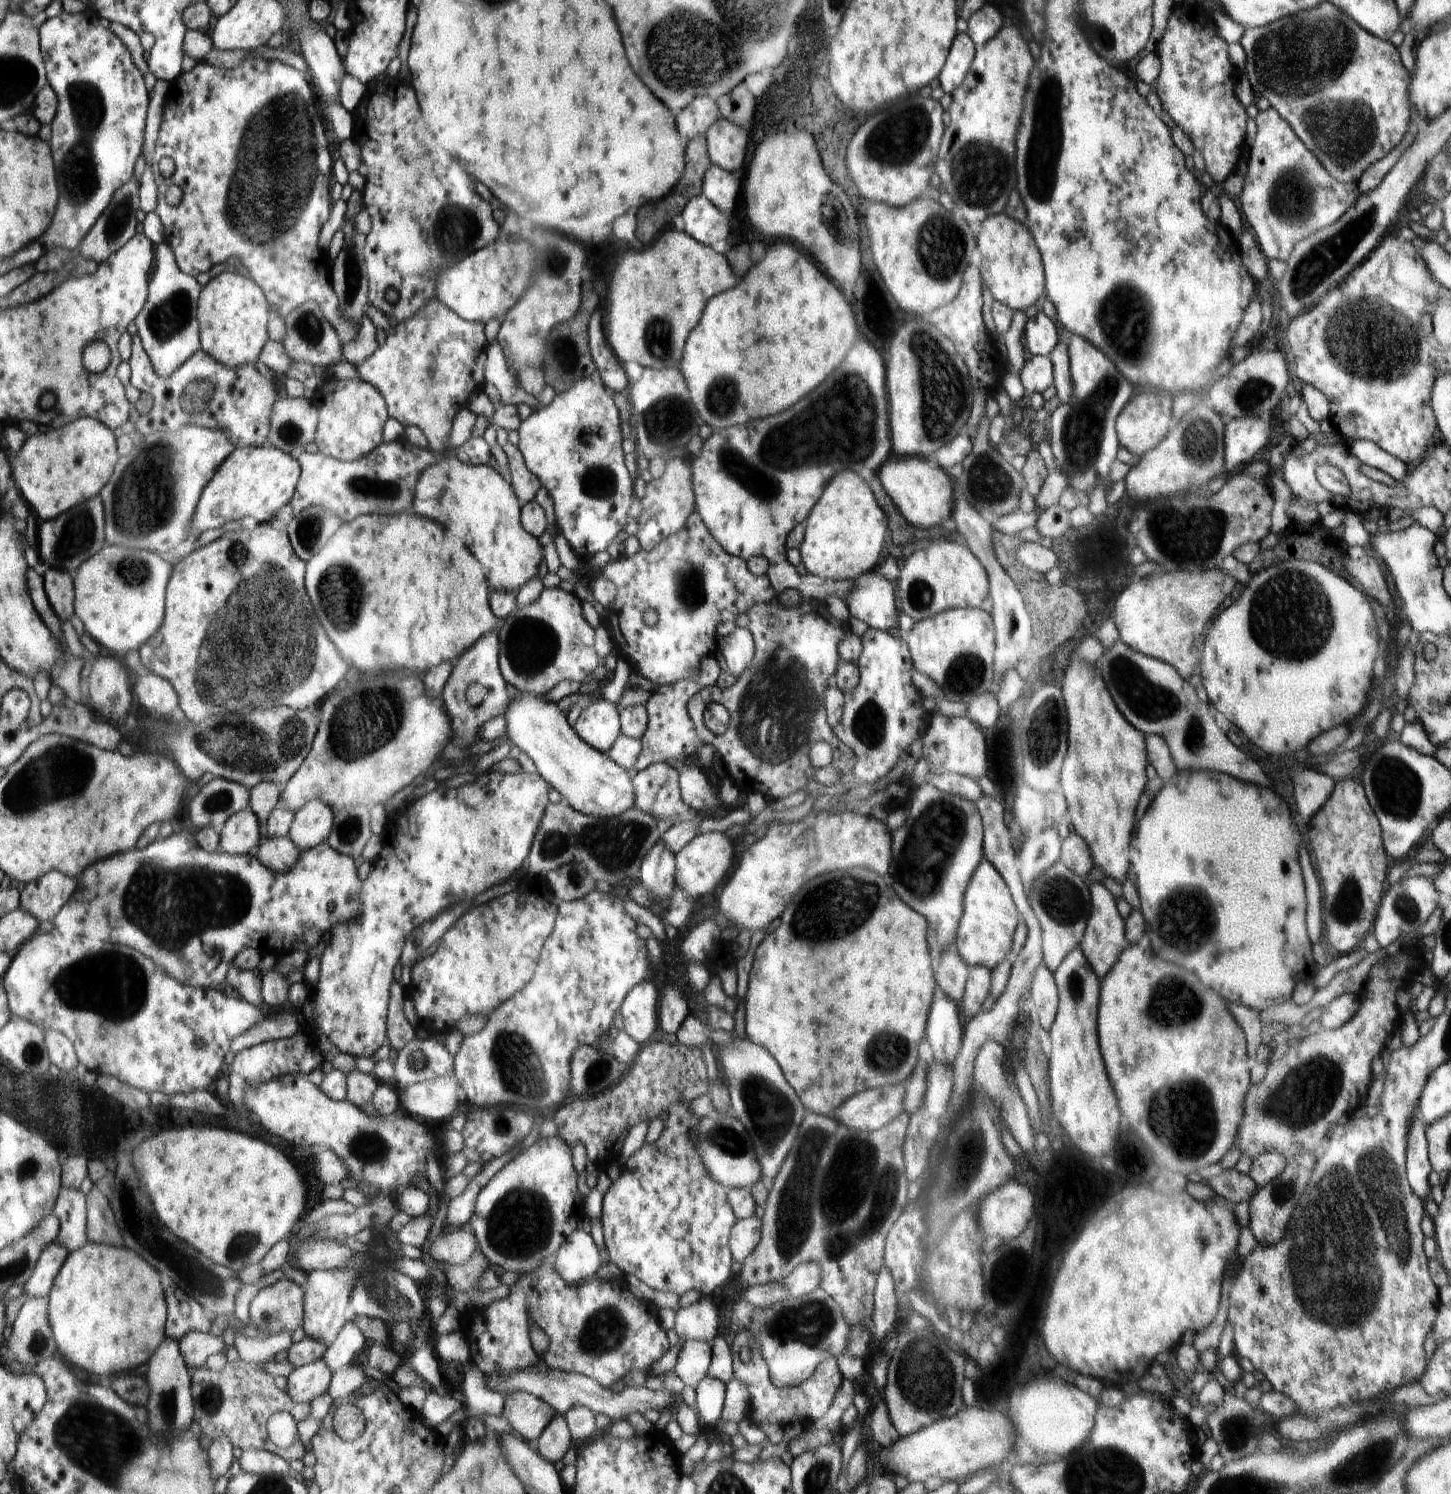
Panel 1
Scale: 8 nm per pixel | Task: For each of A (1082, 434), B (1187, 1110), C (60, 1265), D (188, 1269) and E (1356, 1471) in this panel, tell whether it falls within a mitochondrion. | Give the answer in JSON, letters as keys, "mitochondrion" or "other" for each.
{"A":"mitochondrion","B":"mitochondrion","C":"other","D":"mitochondrion","E":"mitochondrion"}

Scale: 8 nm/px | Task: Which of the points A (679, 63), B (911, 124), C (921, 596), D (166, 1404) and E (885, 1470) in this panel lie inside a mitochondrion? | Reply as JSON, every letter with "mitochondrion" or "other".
{"A":"mitochondrion","B":"mitochondrion","C":"mitochondrion","D":"mitochondrion","E":"other"}

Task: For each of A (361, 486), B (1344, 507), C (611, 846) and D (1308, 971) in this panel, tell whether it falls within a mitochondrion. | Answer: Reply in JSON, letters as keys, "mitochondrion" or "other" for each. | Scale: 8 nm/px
{"A":"mitochondrion","B":"other","C":"mitochondrion","D":"other"}

